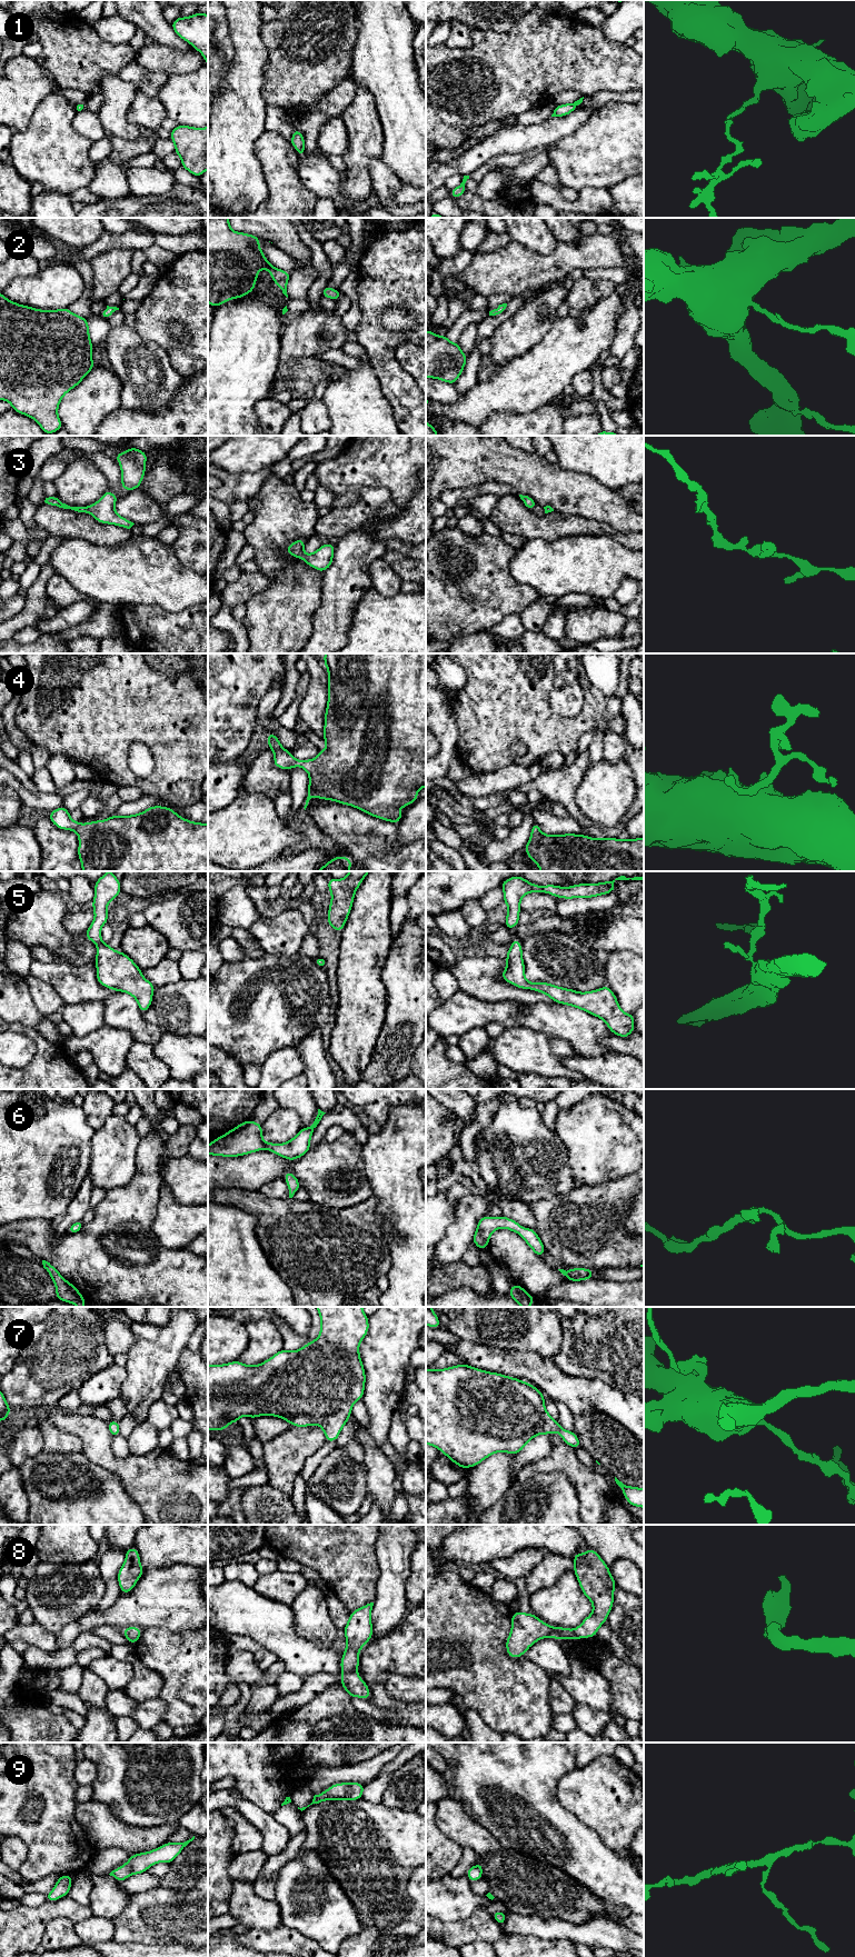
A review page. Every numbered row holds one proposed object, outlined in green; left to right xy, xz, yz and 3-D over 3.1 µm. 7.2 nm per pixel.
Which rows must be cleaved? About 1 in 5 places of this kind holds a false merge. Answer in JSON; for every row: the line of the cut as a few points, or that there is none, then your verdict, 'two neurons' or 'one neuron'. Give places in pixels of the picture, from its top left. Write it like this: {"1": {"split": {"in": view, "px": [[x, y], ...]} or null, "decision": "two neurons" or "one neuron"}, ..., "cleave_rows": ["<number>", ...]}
{"1": {"split": null, "decision": "one neuron"}, "2": {"split": null, "decision": "one neuron"}, "3": {"split": null, "decision": "one neuron"}, "4": {"split": null, "decision": "one neuron"}, "5": {"split": null, "decision": "one neuron"}, "6": {"split": null, "decision": "one neuron"}, "7": {"split": null, "decision": "one neuron"}, "8": {"split": null, "decision": "one neuron"}, "9": {"split": null, "decision": "one neuron"}, "cleave_rows": []}

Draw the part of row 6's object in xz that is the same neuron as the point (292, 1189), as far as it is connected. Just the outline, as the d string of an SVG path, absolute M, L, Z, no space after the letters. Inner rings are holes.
M287 1171L284 1176L284 1179L288 1185L289 1198L292 1198L297 1190L300 1188L299 1180L291 1171Z

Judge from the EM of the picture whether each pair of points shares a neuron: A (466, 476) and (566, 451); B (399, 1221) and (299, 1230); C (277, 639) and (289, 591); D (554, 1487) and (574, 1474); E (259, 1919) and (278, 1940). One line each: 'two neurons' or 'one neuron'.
A: two neurons
B: two neurons
C: one neuron
D: two neurons
E: two neurons

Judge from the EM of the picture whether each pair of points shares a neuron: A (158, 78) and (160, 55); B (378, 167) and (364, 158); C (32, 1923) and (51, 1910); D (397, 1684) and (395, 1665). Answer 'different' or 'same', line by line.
A: different
B: different
C: same
D: different

